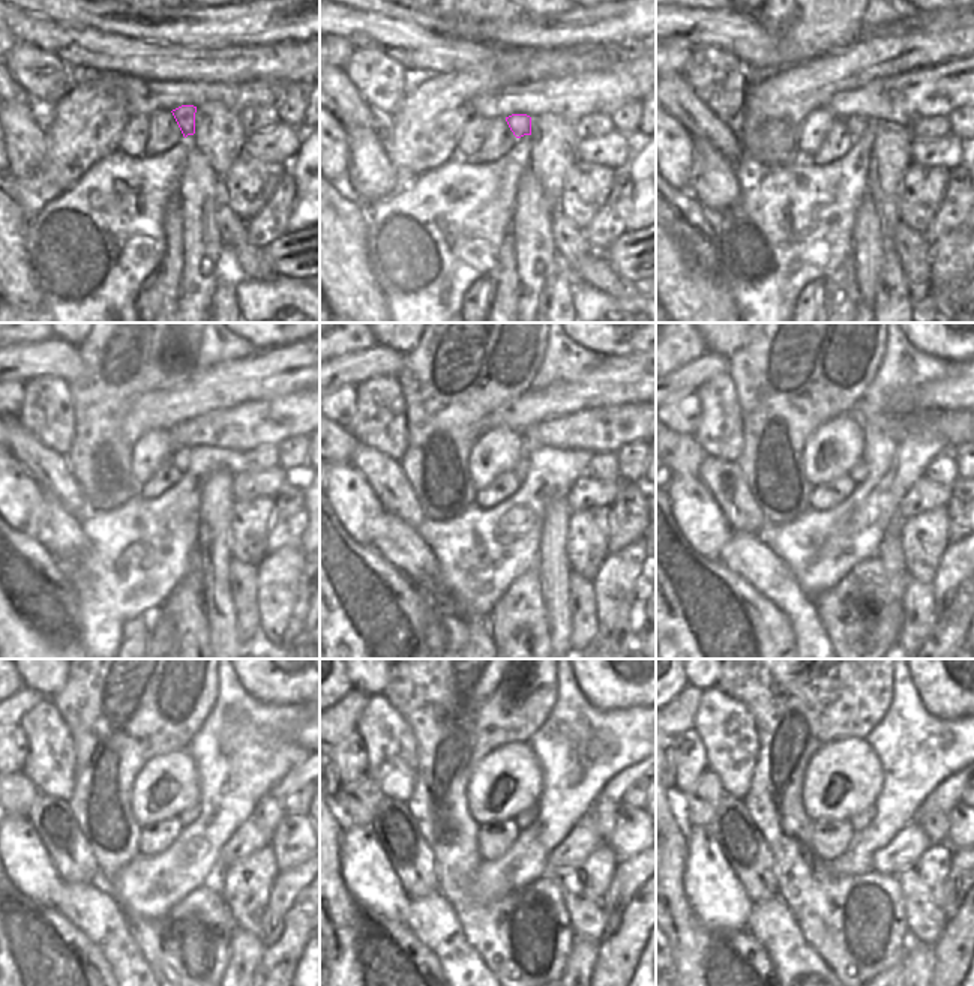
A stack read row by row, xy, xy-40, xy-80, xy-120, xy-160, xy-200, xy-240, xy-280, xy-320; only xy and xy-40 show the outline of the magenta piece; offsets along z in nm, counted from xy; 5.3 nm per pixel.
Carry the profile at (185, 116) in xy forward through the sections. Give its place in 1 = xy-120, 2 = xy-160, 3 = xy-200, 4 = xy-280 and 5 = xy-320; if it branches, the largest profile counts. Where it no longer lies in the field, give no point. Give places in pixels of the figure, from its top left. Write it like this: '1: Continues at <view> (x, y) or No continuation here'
1: Continues at xy-120 (180, 456)
2: Continues at xy-160 (521, 470)
3: Continues at xy-200 (860, 470)
4: Continues at xy-280 (530, 814)
5: Continues at xy-320 (862, 820).

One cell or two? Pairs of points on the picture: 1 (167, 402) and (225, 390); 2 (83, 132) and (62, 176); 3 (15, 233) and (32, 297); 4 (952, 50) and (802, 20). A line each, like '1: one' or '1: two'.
1: one
2: one
3: one
4: two

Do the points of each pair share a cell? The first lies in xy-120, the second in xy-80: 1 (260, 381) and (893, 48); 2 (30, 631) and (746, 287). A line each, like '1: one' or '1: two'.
1: one
2: two

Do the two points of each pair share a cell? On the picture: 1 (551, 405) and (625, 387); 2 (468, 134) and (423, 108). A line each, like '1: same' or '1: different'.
1: same
2: different

